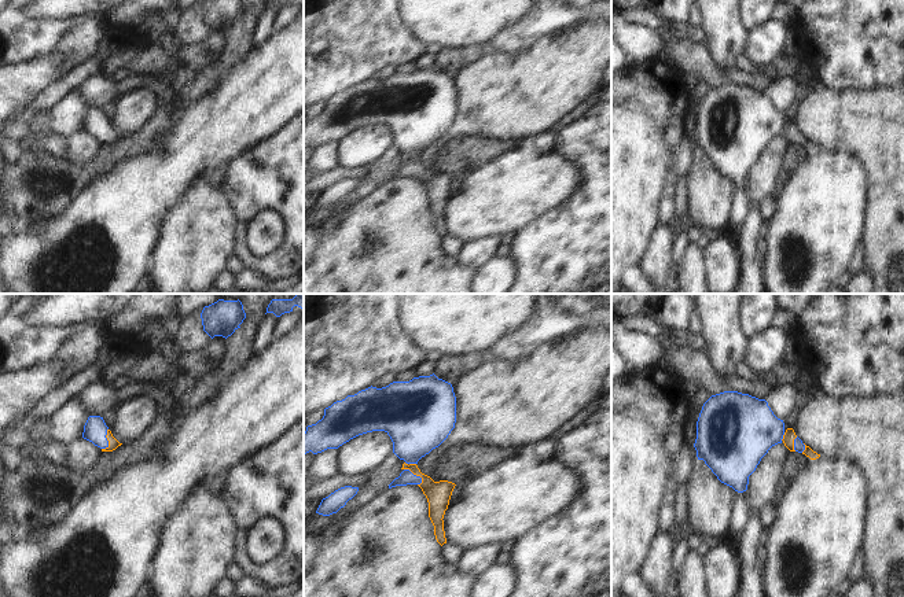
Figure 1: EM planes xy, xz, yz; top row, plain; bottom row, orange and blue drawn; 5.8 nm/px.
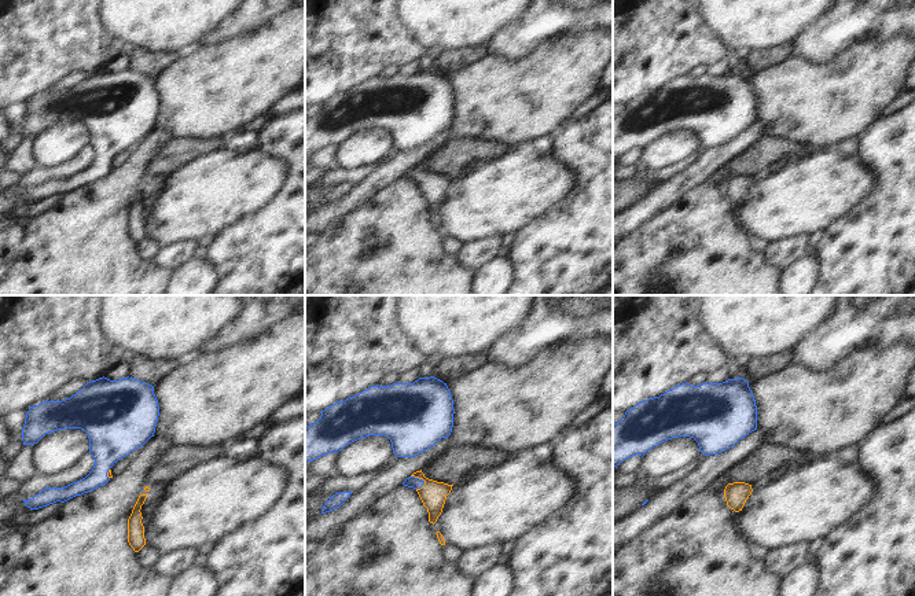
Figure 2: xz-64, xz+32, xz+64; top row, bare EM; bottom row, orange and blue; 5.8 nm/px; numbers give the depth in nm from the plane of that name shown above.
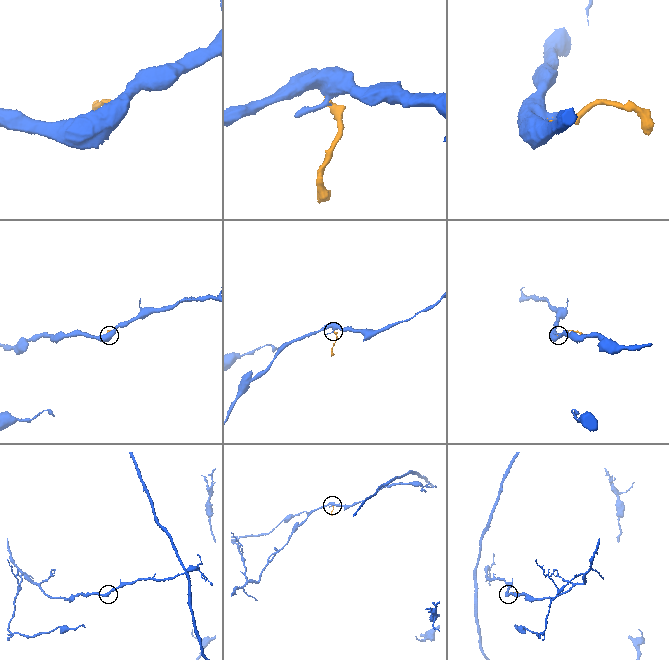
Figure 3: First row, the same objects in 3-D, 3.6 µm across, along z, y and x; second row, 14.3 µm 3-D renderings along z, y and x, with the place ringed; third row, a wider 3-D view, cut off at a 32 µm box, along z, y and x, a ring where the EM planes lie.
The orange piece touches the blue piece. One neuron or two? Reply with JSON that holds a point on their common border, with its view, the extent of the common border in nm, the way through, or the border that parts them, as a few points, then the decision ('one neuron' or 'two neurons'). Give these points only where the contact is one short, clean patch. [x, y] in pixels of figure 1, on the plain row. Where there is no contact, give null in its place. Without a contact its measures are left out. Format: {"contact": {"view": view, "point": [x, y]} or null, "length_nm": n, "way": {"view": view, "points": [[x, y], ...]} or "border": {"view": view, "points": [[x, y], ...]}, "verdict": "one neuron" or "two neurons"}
{"contact": {"view": "xz", "point": [415, 166]}, "length_nm": 140, "way": {"view": "xz", "points": [[438, 185], [415, 166], [405, 170]]}, "verdict": "one neuron"}

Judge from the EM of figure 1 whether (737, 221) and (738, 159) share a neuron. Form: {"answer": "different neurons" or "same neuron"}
{"answer": "same neuron"}

